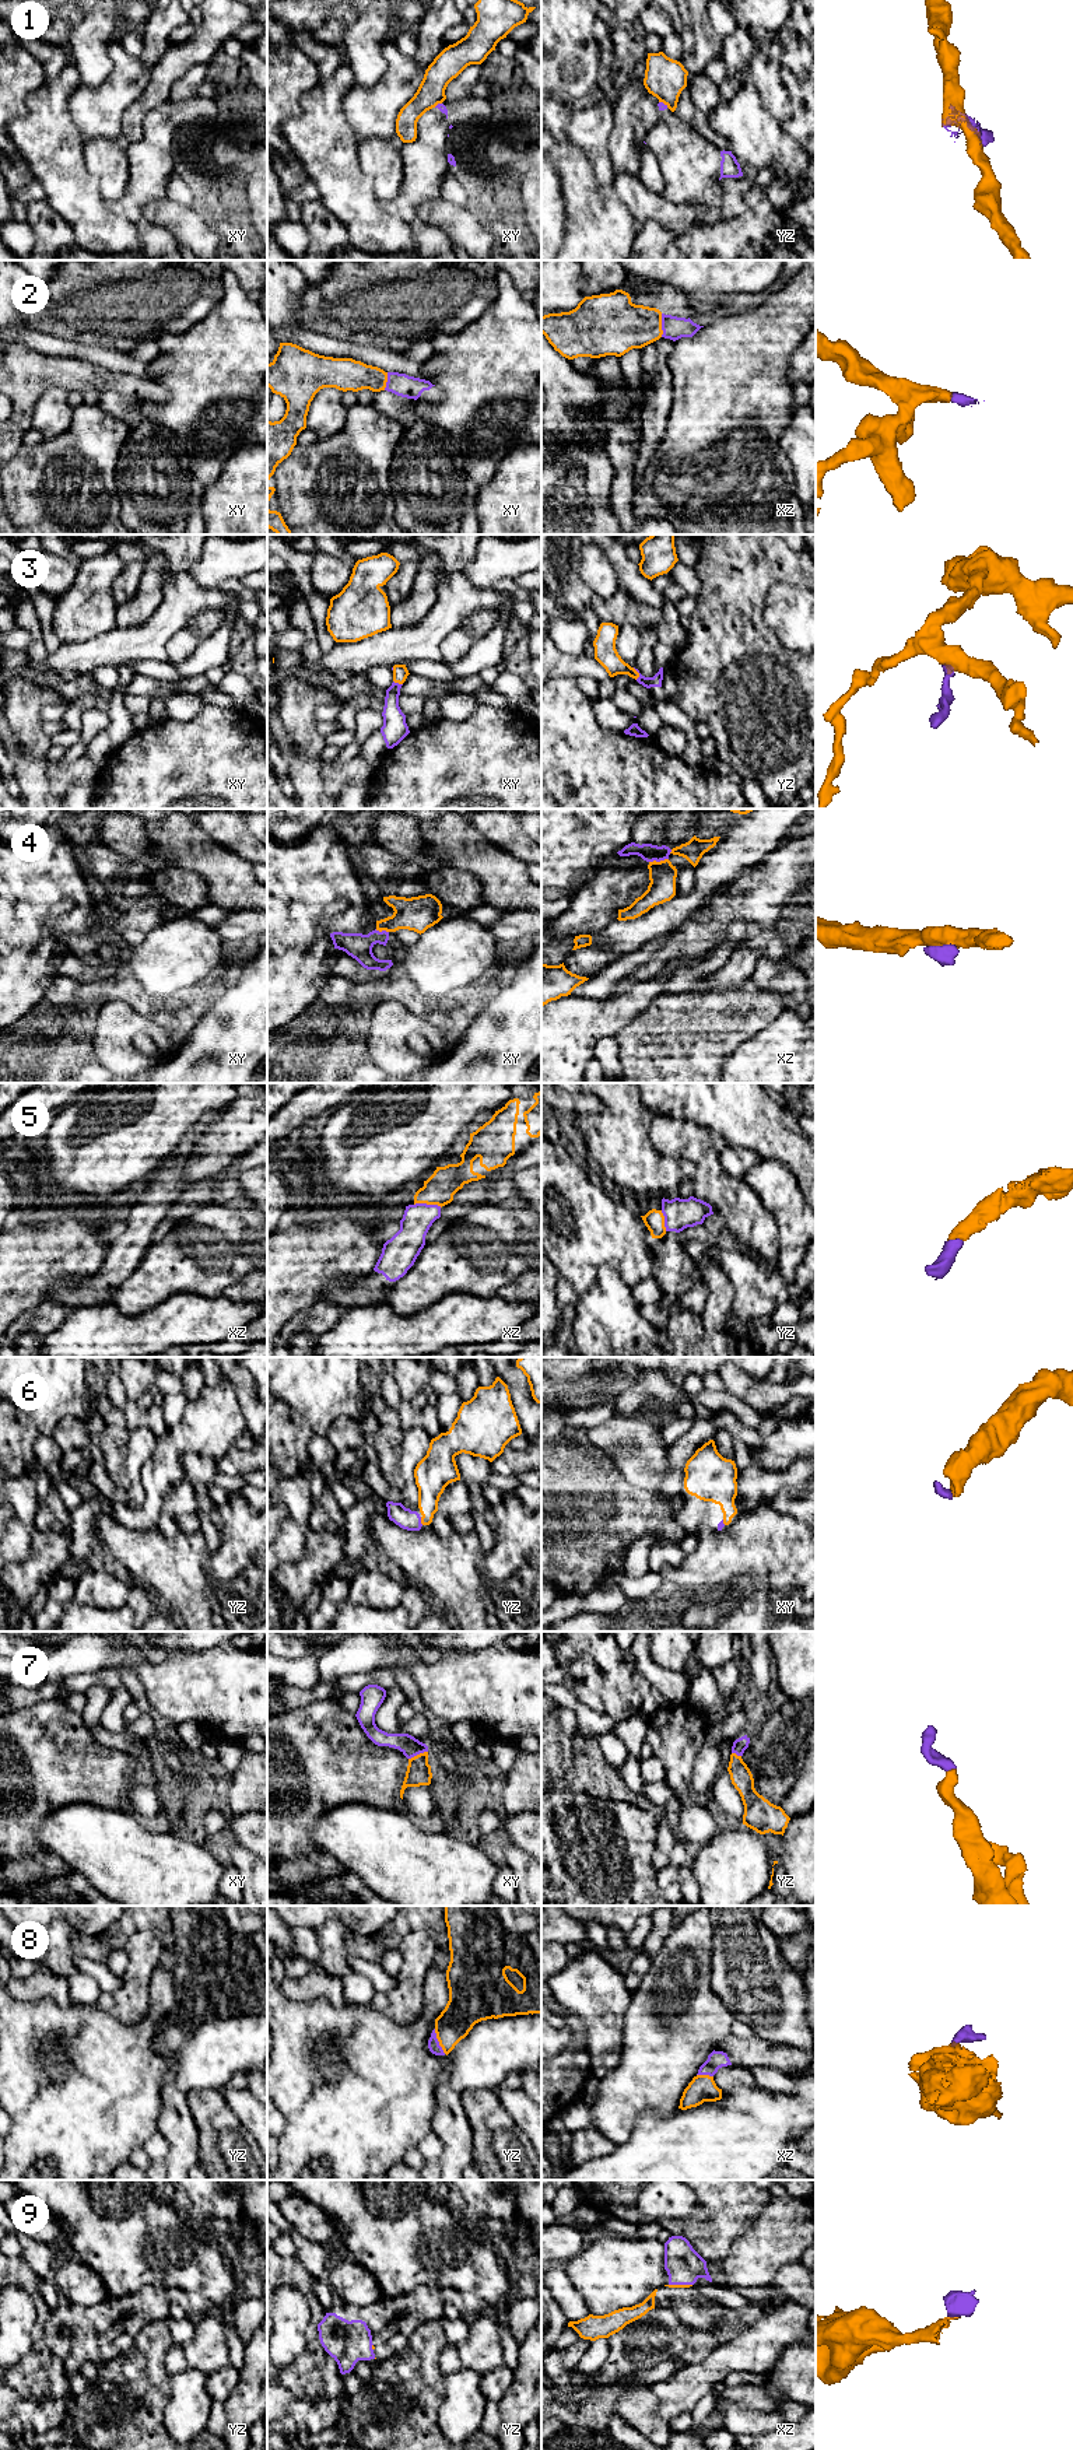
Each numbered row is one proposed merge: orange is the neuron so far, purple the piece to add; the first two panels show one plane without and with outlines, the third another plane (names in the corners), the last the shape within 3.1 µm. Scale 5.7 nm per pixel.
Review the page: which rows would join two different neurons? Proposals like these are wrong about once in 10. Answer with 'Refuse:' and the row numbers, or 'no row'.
Refuse: 1, 4

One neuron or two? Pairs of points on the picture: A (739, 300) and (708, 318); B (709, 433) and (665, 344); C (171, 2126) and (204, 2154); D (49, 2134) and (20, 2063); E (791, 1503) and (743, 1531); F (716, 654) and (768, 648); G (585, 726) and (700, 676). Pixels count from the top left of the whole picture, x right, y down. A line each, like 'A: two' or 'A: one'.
A: one
B: two
C: two
D: one
E: two
F: one
G: two

